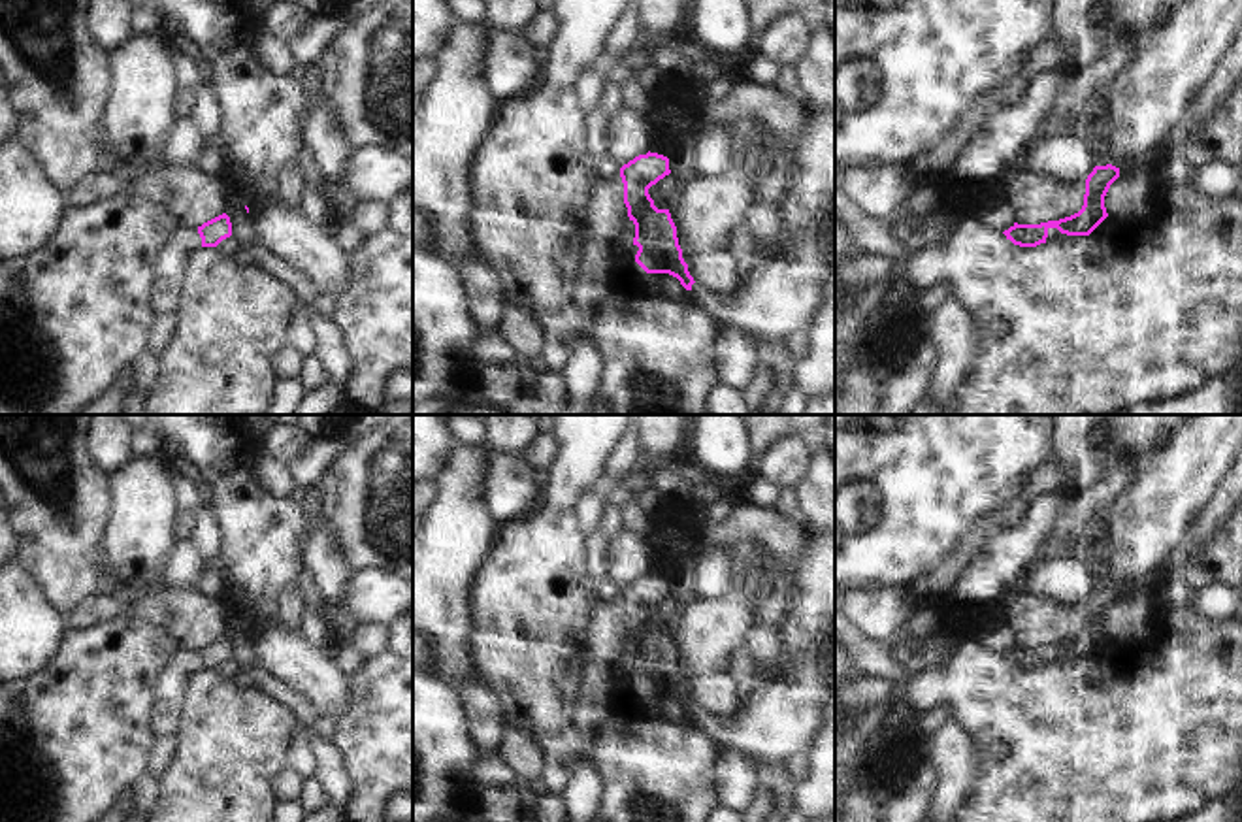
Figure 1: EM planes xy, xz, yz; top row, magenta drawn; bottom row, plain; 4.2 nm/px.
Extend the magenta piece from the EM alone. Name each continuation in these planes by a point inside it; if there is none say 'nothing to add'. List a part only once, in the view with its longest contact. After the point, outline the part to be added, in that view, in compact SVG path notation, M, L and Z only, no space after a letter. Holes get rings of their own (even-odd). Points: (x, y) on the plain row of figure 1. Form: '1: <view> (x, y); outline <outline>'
1: xz (605, 641); outline M622 600L596 601L594 630L586 633L590 658L597 658L609 666L618 664L626 639Z

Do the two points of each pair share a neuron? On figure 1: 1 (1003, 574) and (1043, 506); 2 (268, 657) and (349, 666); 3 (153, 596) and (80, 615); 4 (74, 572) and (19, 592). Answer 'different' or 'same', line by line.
1: same
2: different
3: same
4: different

